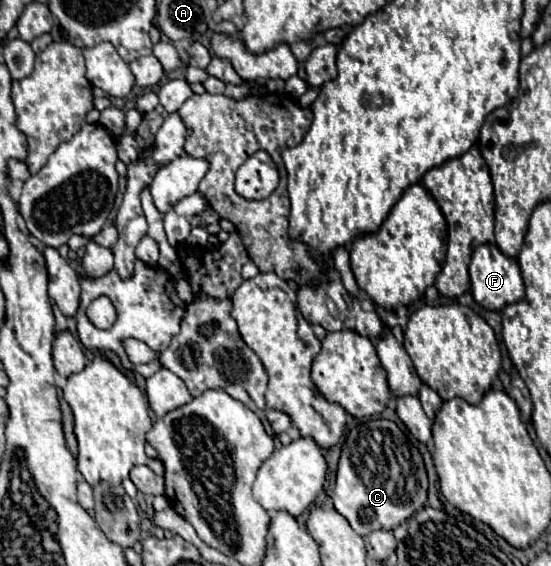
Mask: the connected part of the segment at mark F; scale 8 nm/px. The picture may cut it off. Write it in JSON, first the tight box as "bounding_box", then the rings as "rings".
{"bounding_box":[469,243,525,311],"rings":[[[489,243],[489,245],[481,245],[473,251],[471,257],[471,265],[469,265],[469,275],[471,275],[471,293],[473,299],[489,309],[489,311],[501,311],[503,307],[507,307],[509,303],[517,303],[517,299],[521,299],[521,295],[525,295],[525,287],[523,287],[523,279],[521,279],[521,269],[517,267],[517,261],[503,255],[499,251],[497,245]]]}

